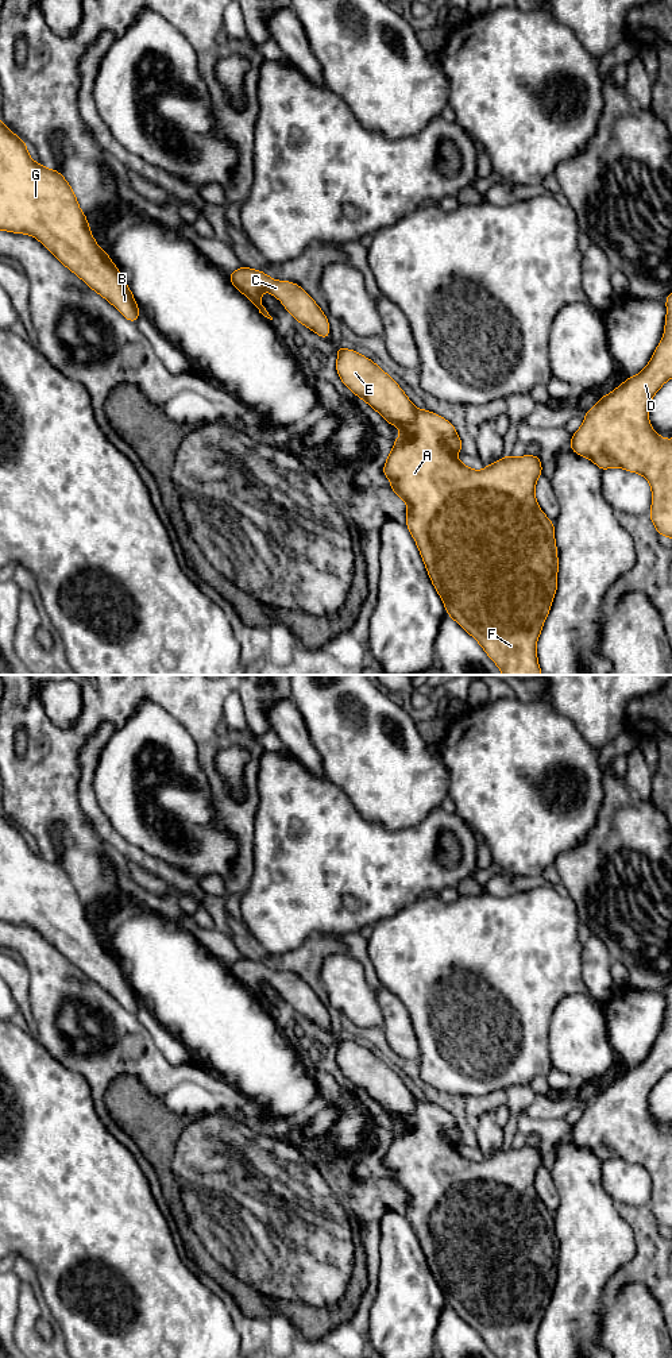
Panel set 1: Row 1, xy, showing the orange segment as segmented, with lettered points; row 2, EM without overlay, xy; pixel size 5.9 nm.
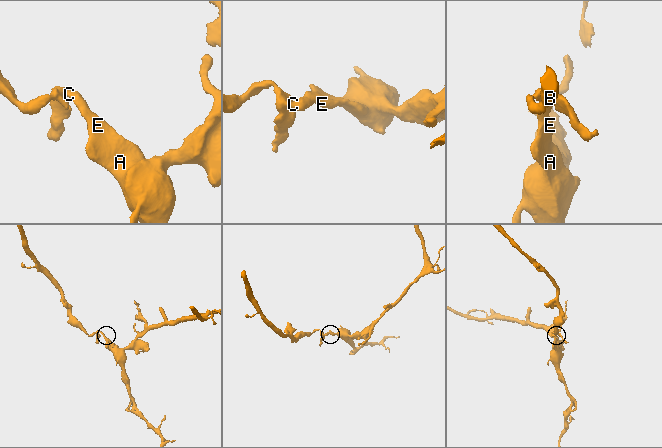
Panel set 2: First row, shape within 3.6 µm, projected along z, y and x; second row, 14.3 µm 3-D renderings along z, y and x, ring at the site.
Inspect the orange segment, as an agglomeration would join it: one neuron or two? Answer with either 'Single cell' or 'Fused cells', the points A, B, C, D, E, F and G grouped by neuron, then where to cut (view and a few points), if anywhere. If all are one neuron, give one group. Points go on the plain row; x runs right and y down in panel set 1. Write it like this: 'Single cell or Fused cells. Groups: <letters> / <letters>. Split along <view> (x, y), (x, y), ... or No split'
Single cell. Groups: A B C D E F G. No split

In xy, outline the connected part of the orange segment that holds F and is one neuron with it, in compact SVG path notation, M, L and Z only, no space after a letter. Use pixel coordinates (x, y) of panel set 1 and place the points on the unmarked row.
M337 1038L336 1061L341 1073L358 1088L366 1092L374 1099L390 1116L397 1116L402 1126L401 1130L394 1129L394 1139L389 1145L383 1157L383 1168L387 1168L391 1173L390 1181L397 1184L408 1196L406 1201L406 1218L418 1238L424 1255L428 1261L429 1269L441 1288L447 1305L452 1308L466 1323L468 1323L484 1340L488 1349L498 1358L540 1358L536 1345L536 1335L541 1324L541 1319L551 1301L553 1288L557 1281L557 1238L555 1234L555 1216L540 1200L534 1180L538 1168L542 1165L542 1158L538 1146L524 1146L521 1149L511 1149L509 1145L501 1151L487 1156L484 1161L476 1162L464 1157L455 1146L456 1142L466 1142L455 1118L441 1107L432 1104L426 1100L417 1100L413 1093L406 1088L403 1081L397 1073L389 1068L379 1057L372 1052L363 1048L354 1041L345 1041Z

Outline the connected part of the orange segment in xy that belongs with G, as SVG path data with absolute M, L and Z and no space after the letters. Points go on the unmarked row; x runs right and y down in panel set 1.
M0 811L0 921L36 929L62 956L136 1014L139 998L119 960L90 925L86 907L63 867L34 853L27 836Z

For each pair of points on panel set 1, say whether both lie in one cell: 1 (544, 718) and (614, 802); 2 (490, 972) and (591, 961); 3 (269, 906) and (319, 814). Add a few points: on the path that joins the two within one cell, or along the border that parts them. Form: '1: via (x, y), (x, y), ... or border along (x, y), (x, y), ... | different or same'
1: border along (599, 759), (602, 805), (595, 821) | different
2: border along (582, 944), (582, 980), (589, 992) | different
3: via (292, 883), (319, 856), (319, 837) | same

